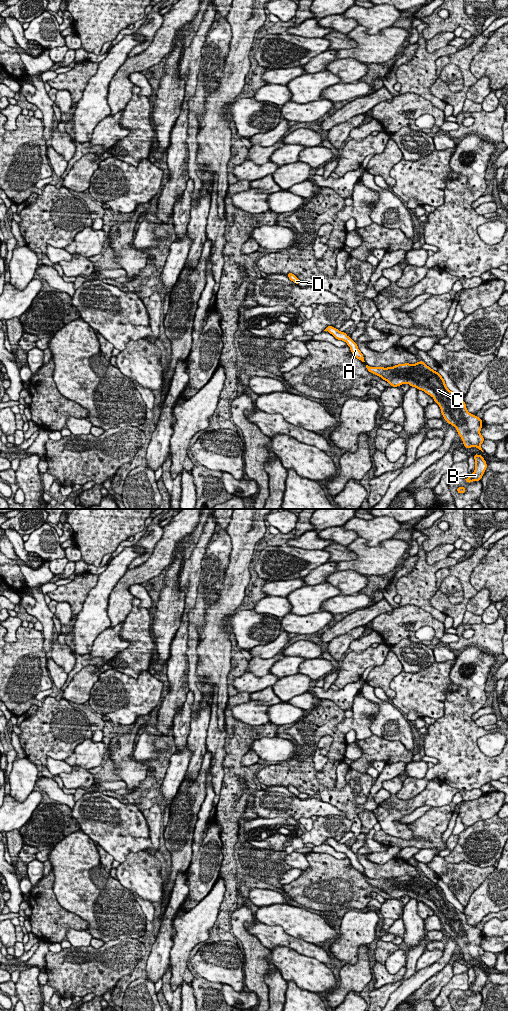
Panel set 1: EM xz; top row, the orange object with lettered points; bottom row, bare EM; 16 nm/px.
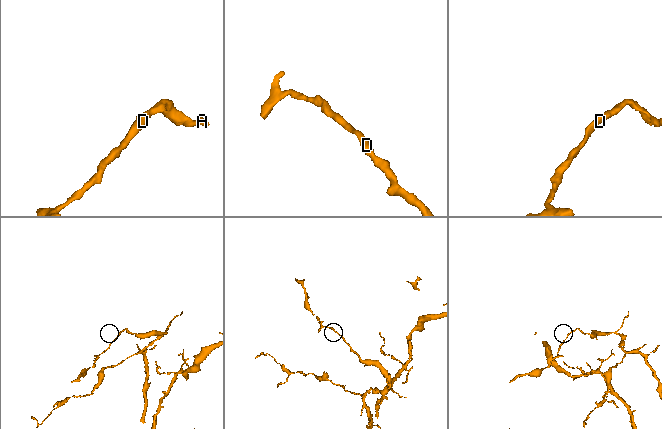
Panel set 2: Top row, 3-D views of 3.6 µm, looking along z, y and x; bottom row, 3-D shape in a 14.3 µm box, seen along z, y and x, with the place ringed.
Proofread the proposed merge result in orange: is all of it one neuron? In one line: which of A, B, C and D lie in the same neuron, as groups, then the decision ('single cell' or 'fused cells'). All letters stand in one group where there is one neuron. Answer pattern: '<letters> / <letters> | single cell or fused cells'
A B C D | single cell

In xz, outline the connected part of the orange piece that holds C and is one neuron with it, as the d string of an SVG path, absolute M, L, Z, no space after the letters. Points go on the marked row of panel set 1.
M423 361L387 368L366 365L366 368L370 373L387 381L390 386L397 387L406 383L433 397L441 409L444 420L456 428L465 448L474 446L483 452L480 446L485 439L480 434L482 419L467 411L465 402L447 388L444 379L437 371Z

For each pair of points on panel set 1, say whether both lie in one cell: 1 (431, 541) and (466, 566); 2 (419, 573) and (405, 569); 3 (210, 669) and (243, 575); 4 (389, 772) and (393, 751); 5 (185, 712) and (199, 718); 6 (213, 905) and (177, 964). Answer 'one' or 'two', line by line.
1: two
2: two
3: one
4: two
5: two
6: one

